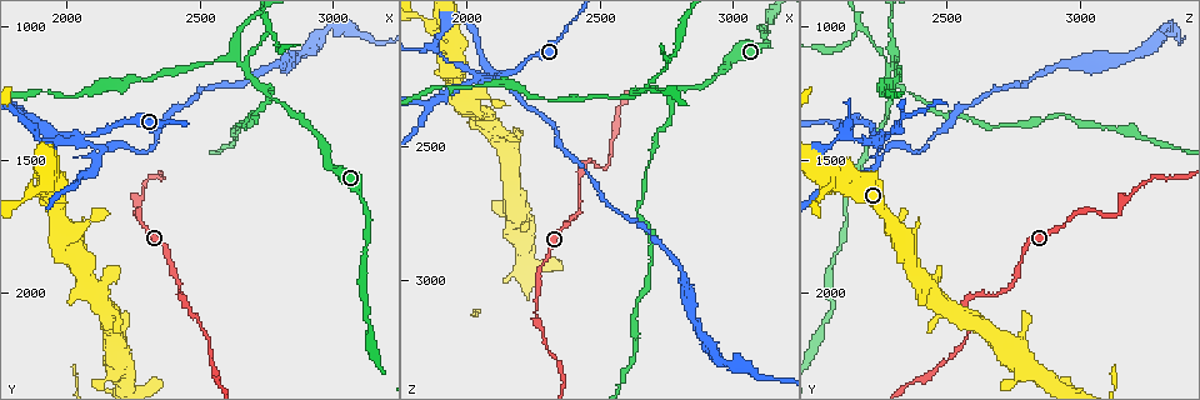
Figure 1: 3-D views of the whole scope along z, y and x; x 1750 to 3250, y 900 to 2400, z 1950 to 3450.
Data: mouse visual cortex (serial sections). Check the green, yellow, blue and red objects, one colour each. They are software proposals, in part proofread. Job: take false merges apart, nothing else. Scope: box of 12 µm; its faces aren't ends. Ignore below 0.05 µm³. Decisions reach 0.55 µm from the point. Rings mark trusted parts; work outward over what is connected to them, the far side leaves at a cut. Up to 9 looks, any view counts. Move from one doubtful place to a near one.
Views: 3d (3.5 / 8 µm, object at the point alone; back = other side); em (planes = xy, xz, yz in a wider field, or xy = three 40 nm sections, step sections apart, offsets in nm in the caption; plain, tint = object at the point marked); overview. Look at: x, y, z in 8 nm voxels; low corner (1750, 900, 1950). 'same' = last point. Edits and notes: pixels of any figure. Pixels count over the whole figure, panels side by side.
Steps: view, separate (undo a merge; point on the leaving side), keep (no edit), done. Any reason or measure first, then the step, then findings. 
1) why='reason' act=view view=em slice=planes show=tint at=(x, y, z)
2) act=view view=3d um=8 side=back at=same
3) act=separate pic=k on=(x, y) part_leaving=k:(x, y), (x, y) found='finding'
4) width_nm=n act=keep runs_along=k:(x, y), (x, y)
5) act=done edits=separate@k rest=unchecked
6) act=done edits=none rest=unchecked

why='looks like a crossing' act=view view=3d um=3.5 at=(2110, 1400, 2240)

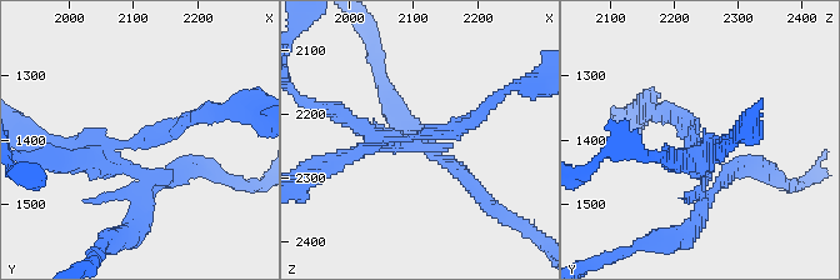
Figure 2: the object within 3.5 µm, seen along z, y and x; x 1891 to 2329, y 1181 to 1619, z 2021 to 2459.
act=view view=em slice=xy step=3 show=plain at=(2105, 1415, 2235)

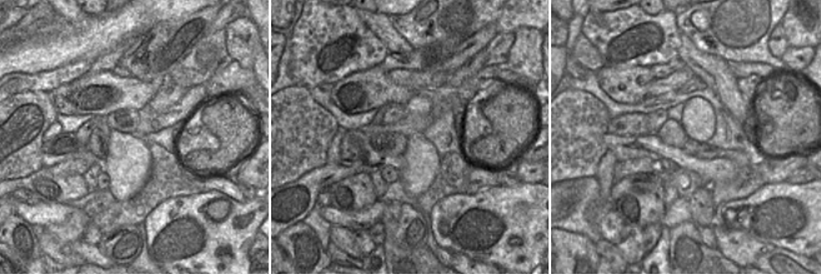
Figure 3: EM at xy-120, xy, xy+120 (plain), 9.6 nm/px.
why='with the object marked' act=view view=em slice=xy step=3 show=tint at=same

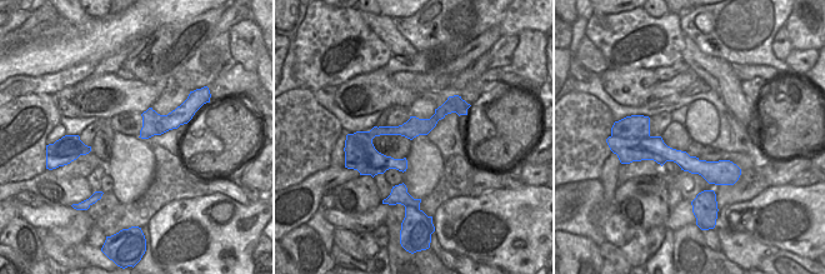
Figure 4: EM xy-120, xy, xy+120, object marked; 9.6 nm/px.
width_nm=190 act=separate pic=2 on=(433, 146) part_leaving=2:(399, 144), (433, 148), (483, 195) found='a second cell is stuck on'

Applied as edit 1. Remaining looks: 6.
why='arms part here' act=view view=3d um=3.5 at=(2750, 1240, 2300)

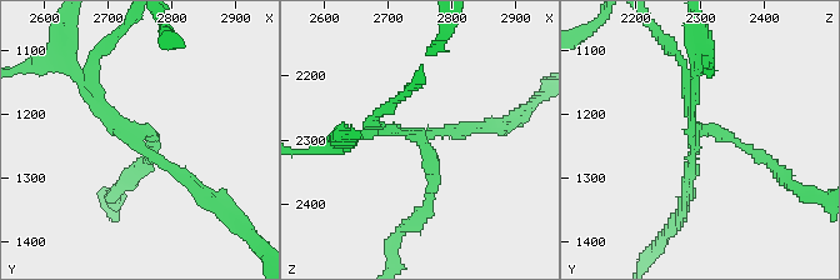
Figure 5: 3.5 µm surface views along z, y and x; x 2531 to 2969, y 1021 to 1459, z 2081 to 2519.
arms=3 arm_widths_nm=150,150,150 why='now the EM' act=view view=em slice=planes show=tint at=(2745, 1230, 2295)

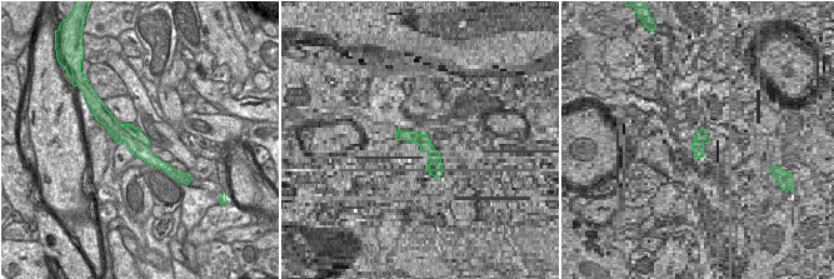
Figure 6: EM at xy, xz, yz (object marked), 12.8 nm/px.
act=separate pic=5 on=(433, 180) border=6:(118, 123), (146, 147) found='two cells meet here'

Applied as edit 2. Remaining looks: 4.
why='see it whole again' act=view view=overview

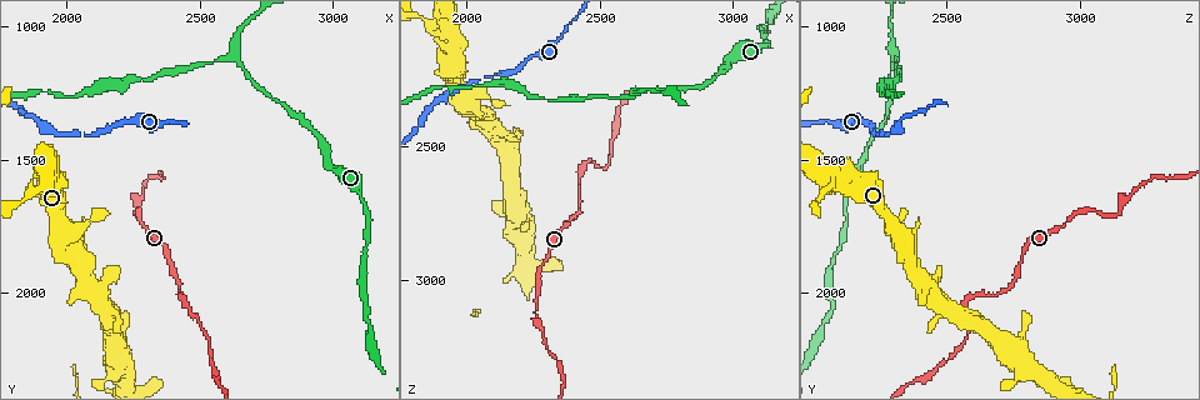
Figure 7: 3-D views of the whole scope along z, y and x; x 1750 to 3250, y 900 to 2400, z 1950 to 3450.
why='abrupt turn' act=view view=3d um=8 side=back at=(2500, 2130, 2570)

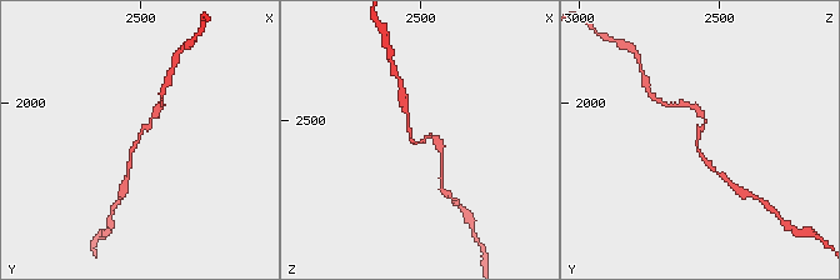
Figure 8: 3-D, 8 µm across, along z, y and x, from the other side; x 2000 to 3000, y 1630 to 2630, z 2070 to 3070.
act=view view=3d um=3.5 at=(2500, 2130, 2580)

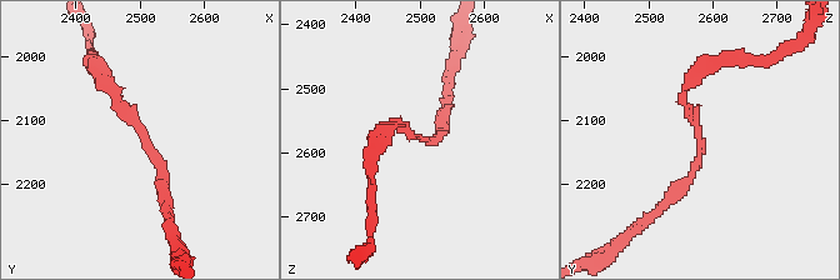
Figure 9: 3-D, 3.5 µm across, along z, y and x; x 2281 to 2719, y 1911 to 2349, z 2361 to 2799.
arm_widths_nm=150,150 why='shape alone is not enough' act=view view=em slice=xy step=3 show=tint at=(2505, 2125, 2575)

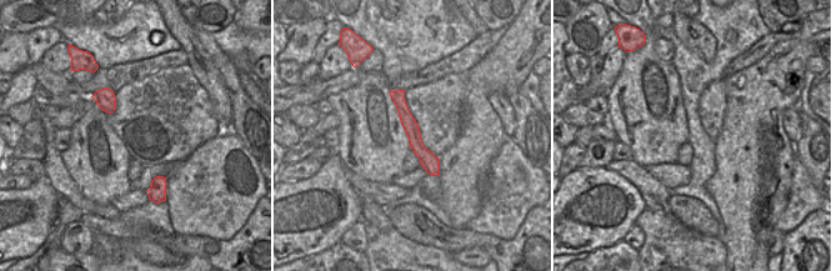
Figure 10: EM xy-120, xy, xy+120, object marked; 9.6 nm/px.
act=keep runs_along=9:(99, 73), (160, 164), (164, 206) found='continuous, no second cell'

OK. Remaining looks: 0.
act=done edits=separate@2,separate@5 rest=unchecked

